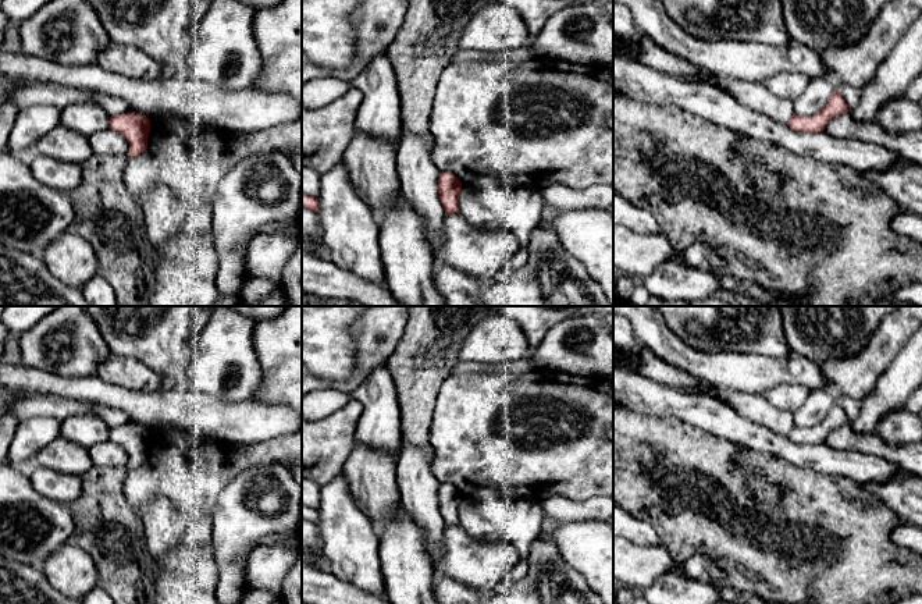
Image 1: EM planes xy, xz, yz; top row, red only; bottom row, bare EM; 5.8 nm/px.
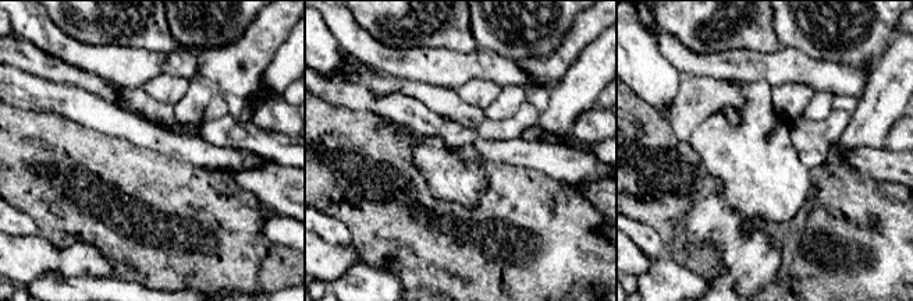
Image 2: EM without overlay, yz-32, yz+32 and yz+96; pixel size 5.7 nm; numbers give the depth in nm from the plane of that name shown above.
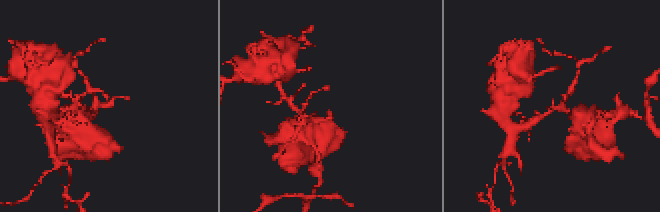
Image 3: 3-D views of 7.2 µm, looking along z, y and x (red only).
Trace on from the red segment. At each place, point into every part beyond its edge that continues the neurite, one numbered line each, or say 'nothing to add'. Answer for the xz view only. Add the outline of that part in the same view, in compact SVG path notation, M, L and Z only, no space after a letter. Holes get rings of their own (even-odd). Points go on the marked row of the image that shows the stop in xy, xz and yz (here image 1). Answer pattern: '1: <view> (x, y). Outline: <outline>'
nothing to add

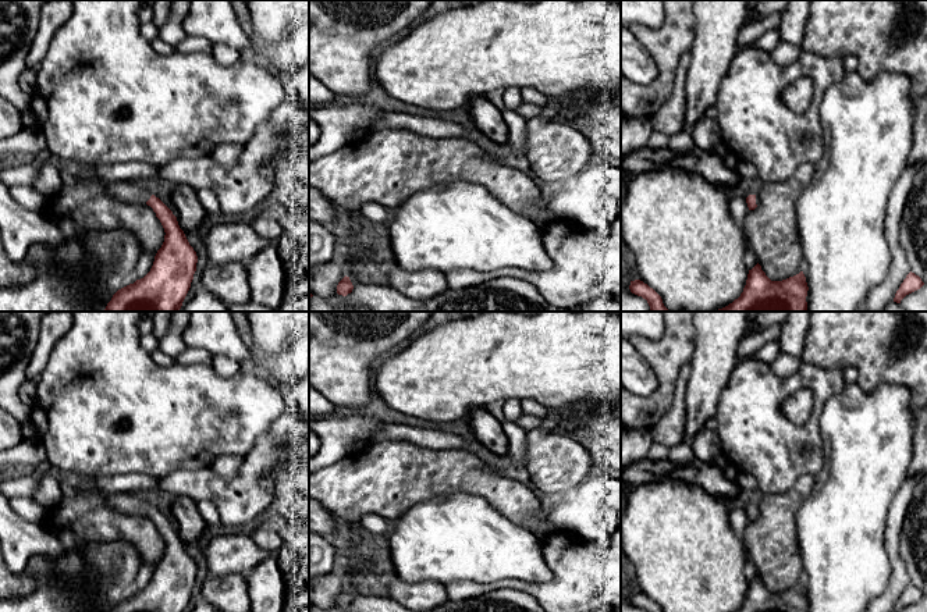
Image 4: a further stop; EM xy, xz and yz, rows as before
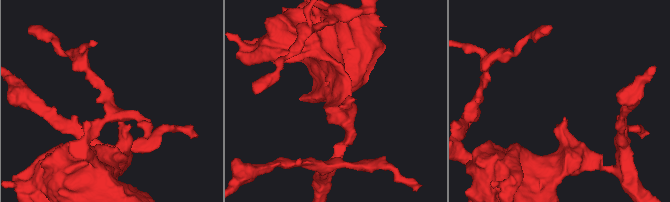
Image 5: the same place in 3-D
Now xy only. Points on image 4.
1: xy (128, 191). Outline: M134 181L114 184L104 182L104 188L113 198L121 199L124 202L146 203L152 196L146 188L142 188L138 182Z

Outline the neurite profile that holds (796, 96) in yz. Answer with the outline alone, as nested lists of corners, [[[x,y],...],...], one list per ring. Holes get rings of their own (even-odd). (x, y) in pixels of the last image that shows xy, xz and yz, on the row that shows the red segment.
[[[806,76],[796,79],[782,90],[781,97],[791,111],[796,114],[805,113],[813,97],[811,79]]]

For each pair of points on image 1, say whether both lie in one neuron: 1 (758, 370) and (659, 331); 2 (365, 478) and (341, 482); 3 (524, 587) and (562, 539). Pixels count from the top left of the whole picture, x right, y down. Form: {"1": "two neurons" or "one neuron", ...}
{"1": "one neuron", "2": "two neurons", "3": "two neurons"}

